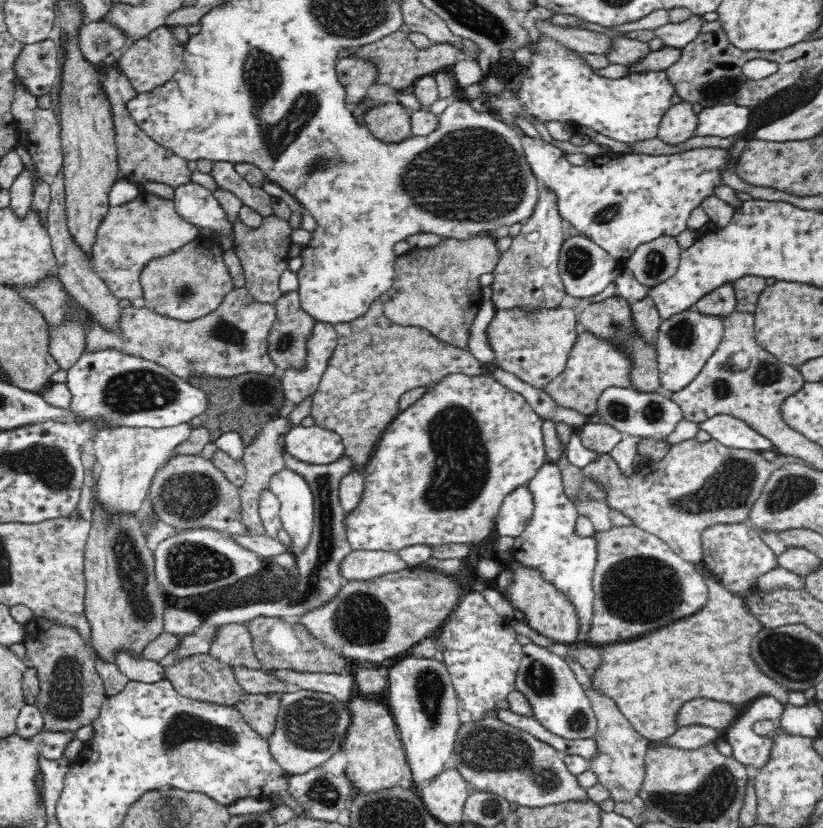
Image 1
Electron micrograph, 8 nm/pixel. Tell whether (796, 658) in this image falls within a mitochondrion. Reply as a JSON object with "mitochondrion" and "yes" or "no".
{"mitochondrion":"yes"}

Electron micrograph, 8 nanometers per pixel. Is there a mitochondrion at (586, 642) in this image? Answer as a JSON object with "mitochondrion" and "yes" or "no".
{"mitochondrion":"no"}

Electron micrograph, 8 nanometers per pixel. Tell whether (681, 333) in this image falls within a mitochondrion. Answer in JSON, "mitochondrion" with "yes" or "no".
{"mitochondrion":"yes"}

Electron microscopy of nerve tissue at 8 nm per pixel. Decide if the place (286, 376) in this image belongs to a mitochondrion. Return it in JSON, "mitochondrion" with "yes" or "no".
{"mitochondrion":"no"}

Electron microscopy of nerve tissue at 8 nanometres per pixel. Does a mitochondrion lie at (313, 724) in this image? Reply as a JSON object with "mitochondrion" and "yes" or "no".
{"mitochondrion":"yes"}

